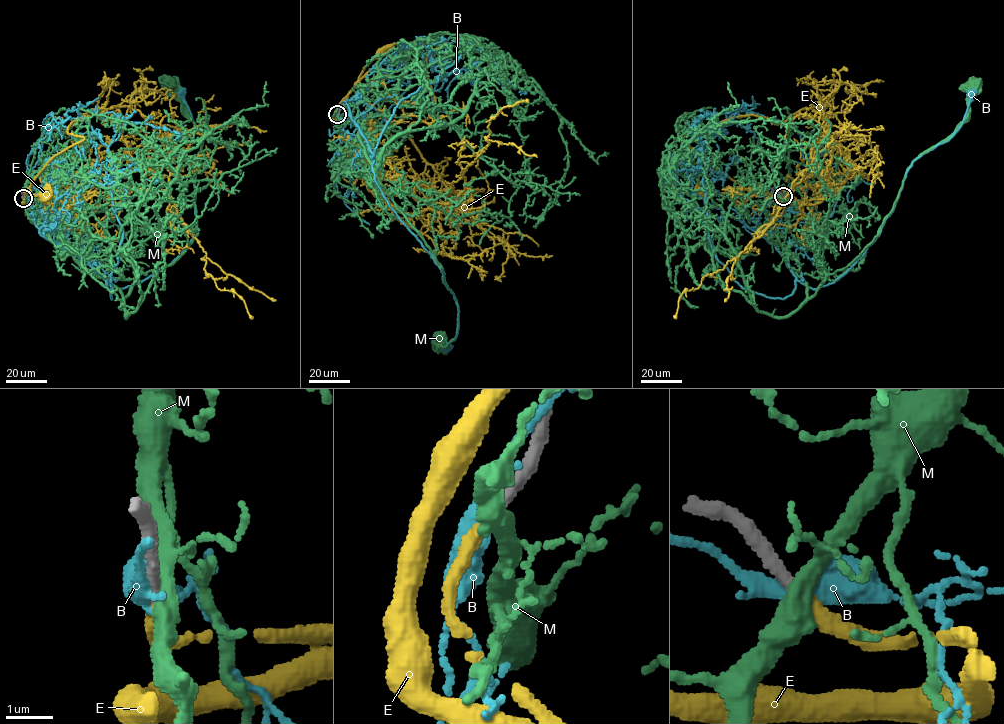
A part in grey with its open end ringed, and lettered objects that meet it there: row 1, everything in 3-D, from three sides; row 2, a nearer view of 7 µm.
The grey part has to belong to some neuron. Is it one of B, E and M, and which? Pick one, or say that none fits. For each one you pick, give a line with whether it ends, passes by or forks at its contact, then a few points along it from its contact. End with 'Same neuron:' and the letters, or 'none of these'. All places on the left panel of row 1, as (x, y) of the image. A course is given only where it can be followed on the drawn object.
E: it ends; course (23, 198), (28, 189), (33, 194), (43, 194)
Same neuron: E

